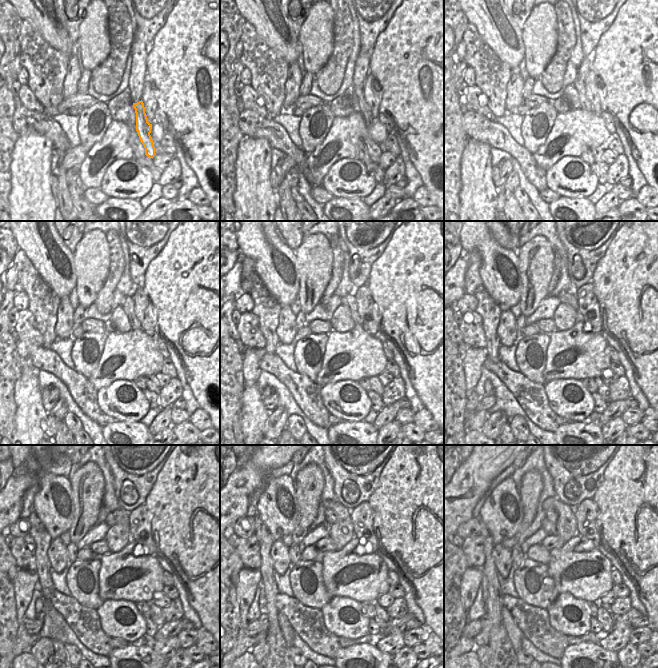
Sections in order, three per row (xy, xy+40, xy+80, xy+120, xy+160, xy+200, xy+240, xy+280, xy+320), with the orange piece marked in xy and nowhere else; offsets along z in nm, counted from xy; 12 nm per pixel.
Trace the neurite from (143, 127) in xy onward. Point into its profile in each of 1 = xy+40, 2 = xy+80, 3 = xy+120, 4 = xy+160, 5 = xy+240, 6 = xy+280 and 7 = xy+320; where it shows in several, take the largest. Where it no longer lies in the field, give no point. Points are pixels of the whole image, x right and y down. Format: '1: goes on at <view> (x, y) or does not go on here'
1: goes on at xy+40 (358, 102)
2: goes on at xy+80 (575, 93)
3: goes on at xy+120 (123, 319)
4: goes on at xy+160 (344, 318)
5: goes on at xy+240 (118, 536)
6: goes on at xy+280 (337, 516)
7: goes on at xy+320 (557, 512)

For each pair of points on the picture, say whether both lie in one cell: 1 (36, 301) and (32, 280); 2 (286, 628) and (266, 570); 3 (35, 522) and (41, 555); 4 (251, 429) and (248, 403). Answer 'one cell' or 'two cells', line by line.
1: one cell
2: two cells
3: one cell
4: one cell

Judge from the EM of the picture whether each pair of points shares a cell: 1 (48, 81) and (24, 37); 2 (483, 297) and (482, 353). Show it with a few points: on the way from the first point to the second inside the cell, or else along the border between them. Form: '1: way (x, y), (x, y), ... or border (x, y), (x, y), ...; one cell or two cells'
1: way (46, 70), (46, 66), (35, 54), (33, 48); one cell
2: border (485, 348), (488, 357); two cells

